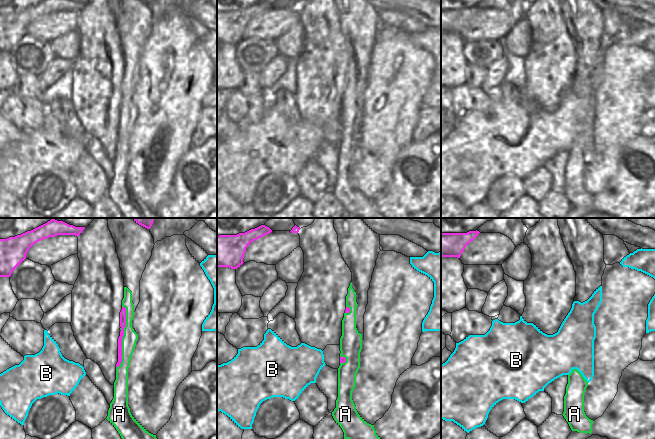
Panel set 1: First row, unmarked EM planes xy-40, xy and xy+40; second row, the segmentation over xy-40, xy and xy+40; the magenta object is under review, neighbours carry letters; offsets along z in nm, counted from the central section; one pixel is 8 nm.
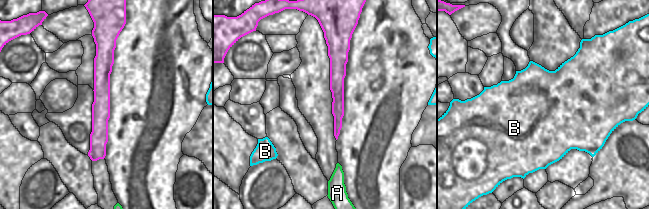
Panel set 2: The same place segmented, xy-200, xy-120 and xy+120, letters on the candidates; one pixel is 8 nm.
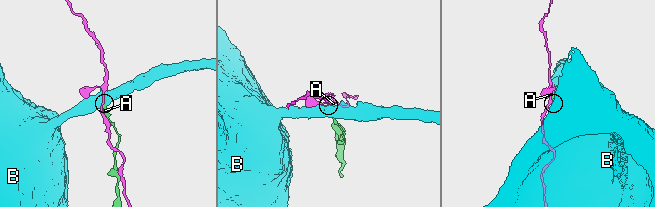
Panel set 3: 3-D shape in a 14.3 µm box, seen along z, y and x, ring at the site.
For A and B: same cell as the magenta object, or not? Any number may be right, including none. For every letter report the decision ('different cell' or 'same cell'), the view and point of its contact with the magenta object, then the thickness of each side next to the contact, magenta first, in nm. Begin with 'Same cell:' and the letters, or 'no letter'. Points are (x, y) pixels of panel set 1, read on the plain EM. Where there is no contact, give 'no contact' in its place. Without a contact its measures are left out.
Same cell: no letter
A: different cell; meets magenta in xy-40 at (122, 113); 50 nm thick on the magenta side, 120 nm on the other
B: different cell; no contact

